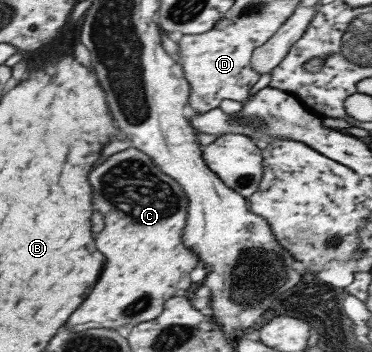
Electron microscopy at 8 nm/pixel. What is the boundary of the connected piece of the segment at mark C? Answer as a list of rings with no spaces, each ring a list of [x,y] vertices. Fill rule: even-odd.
[[[131,146],[104,158],[103,164],[93,168],[87,178],[93,190],[93,210],[97,210],[105,220],[101,230],[103,234],[99,232],[95,236],[95,248],[103,254],[105,264],[89,296],[67,318],[65,328],[71,332],[101,327],[116,331],[119,326],[133,326],[157,318],[167,298],[175,296],[177,290],[189,288],[189,271],[198,263],[197,255],[181,243],[186,220],[186,197],[177,182],[163,174],[149,156]]]

